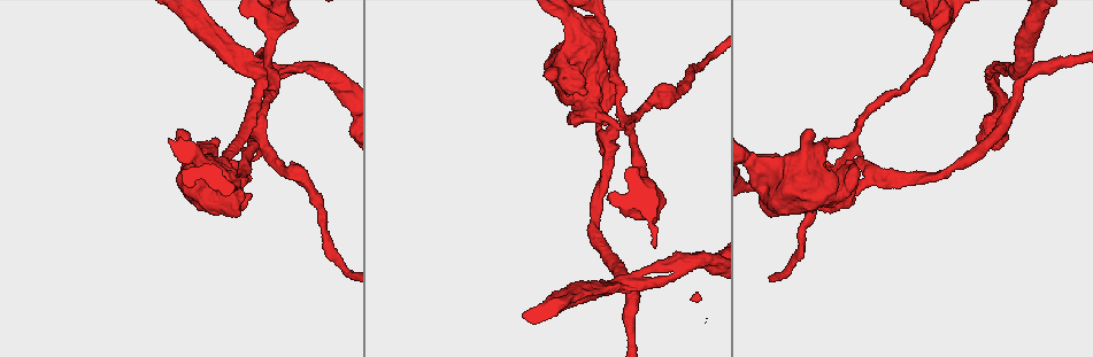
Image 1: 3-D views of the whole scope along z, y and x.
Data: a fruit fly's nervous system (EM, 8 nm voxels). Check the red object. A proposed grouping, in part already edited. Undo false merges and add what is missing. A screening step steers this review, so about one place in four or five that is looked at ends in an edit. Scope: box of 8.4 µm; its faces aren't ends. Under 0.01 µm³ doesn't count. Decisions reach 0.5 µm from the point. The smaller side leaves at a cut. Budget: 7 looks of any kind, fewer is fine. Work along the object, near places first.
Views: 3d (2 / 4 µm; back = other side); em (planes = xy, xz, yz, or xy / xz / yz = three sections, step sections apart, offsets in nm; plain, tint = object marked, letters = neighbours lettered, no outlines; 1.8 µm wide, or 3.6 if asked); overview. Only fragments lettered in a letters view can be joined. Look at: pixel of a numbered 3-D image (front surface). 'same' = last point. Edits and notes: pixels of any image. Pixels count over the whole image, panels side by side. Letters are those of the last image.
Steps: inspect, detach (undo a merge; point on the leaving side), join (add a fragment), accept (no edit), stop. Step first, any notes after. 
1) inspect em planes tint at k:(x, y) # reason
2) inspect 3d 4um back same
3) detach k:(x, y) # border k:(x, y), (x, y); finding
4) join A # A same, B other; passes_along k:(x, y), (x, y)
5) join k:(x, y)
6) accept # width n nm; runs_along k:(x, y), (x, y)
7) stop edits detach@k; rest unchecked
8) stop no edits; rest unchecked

inspect em planes plain at 1:(1020, 77) # arms part here

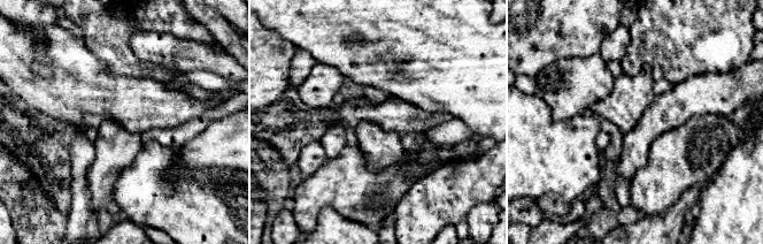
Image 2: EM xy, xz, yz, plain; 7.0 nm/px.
inspect em planes letters same

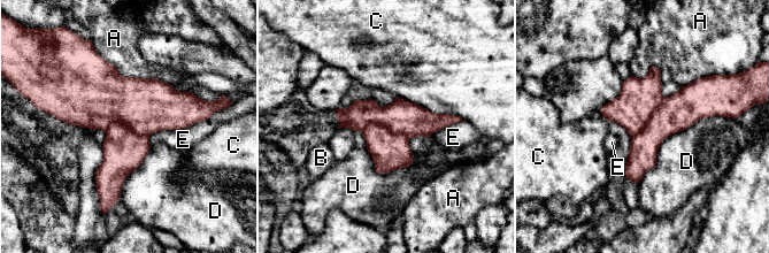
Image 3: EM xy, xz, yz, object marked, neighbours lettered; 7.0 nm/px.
detach 3:(410, 120) # width 340 nm; A other, B other, C other, D other, E other; border 3:(362, 131), (382, 124), (408, 139); two cells meet here

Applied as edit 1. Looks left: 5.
inspect 3d 4um back at 1:(551, 72) # thick turns thin

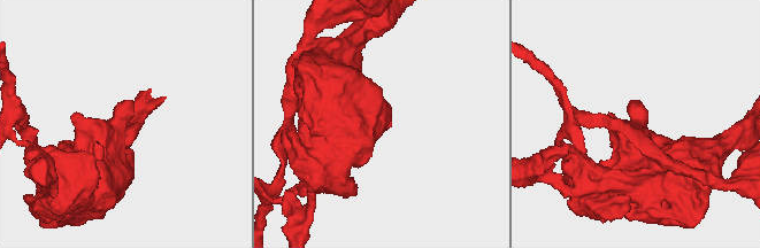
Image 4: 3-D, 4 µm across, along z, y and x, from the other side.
inspect em 3.6um planes letters at 4:(124, 116)

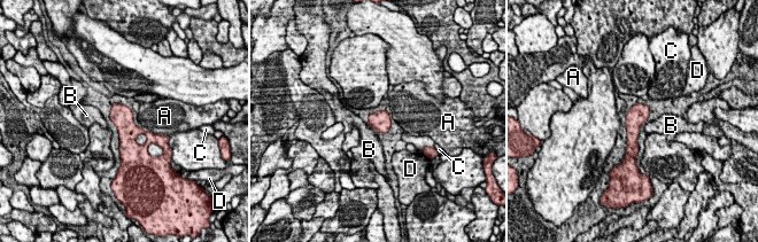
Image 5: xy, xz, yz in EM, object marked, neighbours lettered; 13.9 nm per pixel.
accept # width 280 nm; longest_contact A 240 nm; A other, B other, C other, D other; all the same cell

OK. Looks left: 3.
stop edits detach@3; rest unchecked

